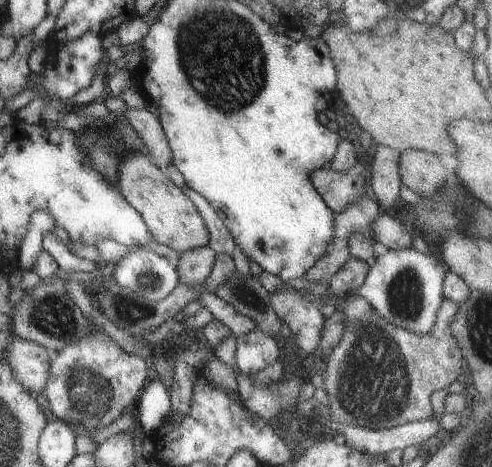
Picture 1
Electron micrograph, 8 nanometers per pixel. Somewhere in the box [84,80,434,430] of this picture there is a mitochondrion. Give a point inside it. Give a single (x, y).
(373, 384)

